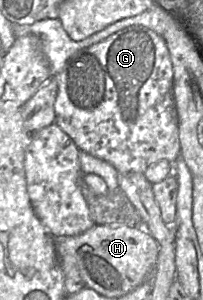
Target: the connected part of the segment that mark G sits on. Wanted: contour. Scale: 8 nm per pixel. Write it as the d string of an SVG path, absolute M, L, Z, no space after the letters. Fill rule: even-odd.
M140 25L126 27L99 43L77 51L66 62L62 71L52 77L55 78L58 85L55 122L72 139L79 151L108 162L118 173L144 173L148 167L161 160L173 163L181 155L178 118L173 93L172 62L165 40L156 32Z

